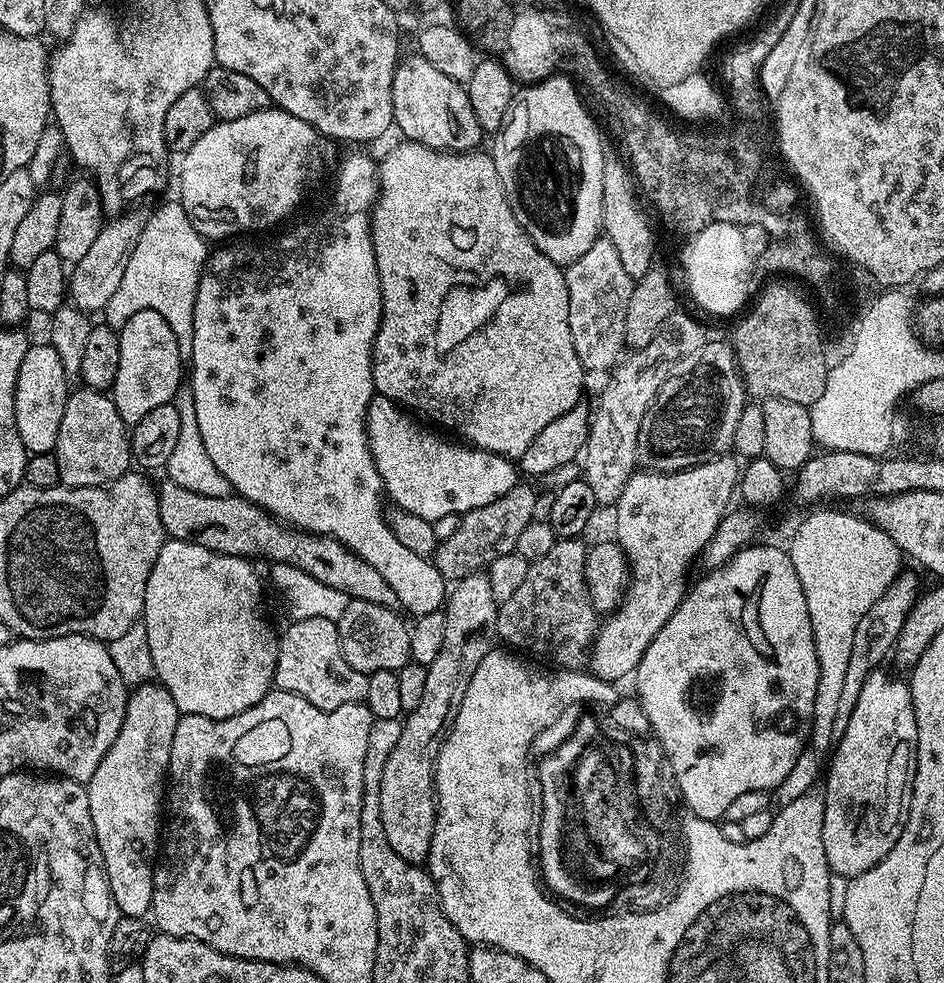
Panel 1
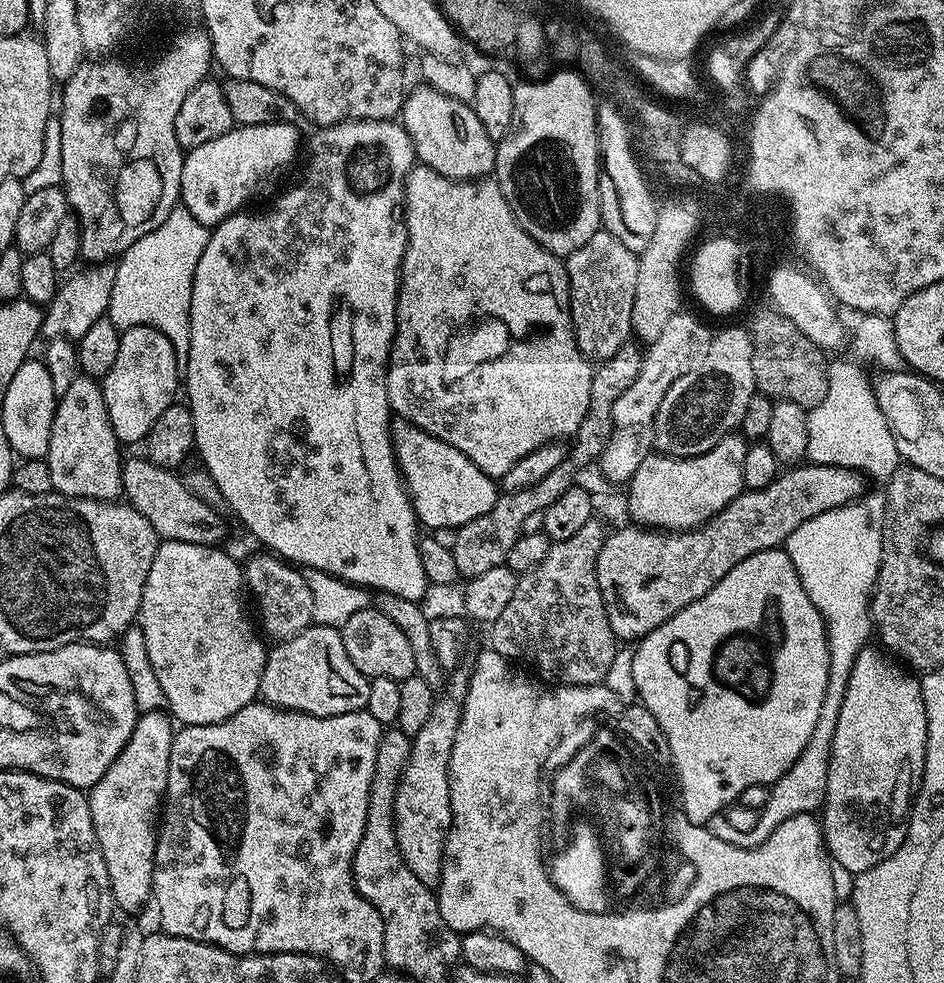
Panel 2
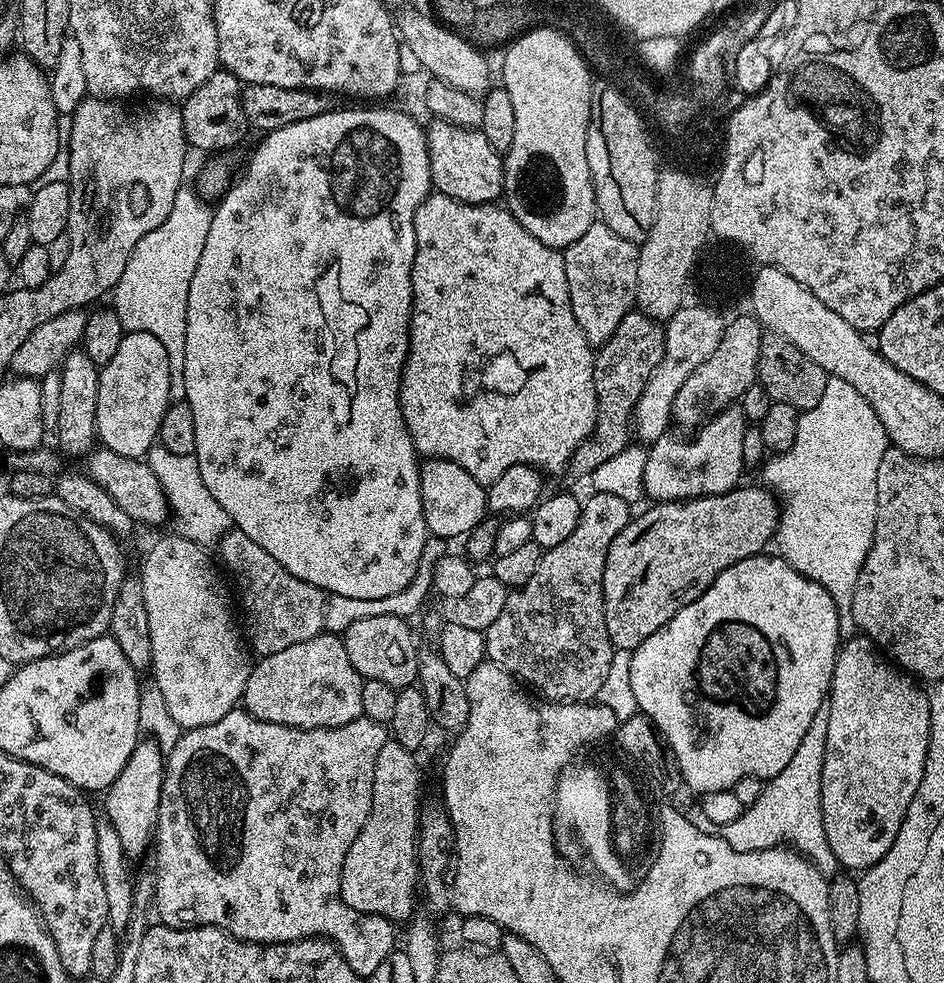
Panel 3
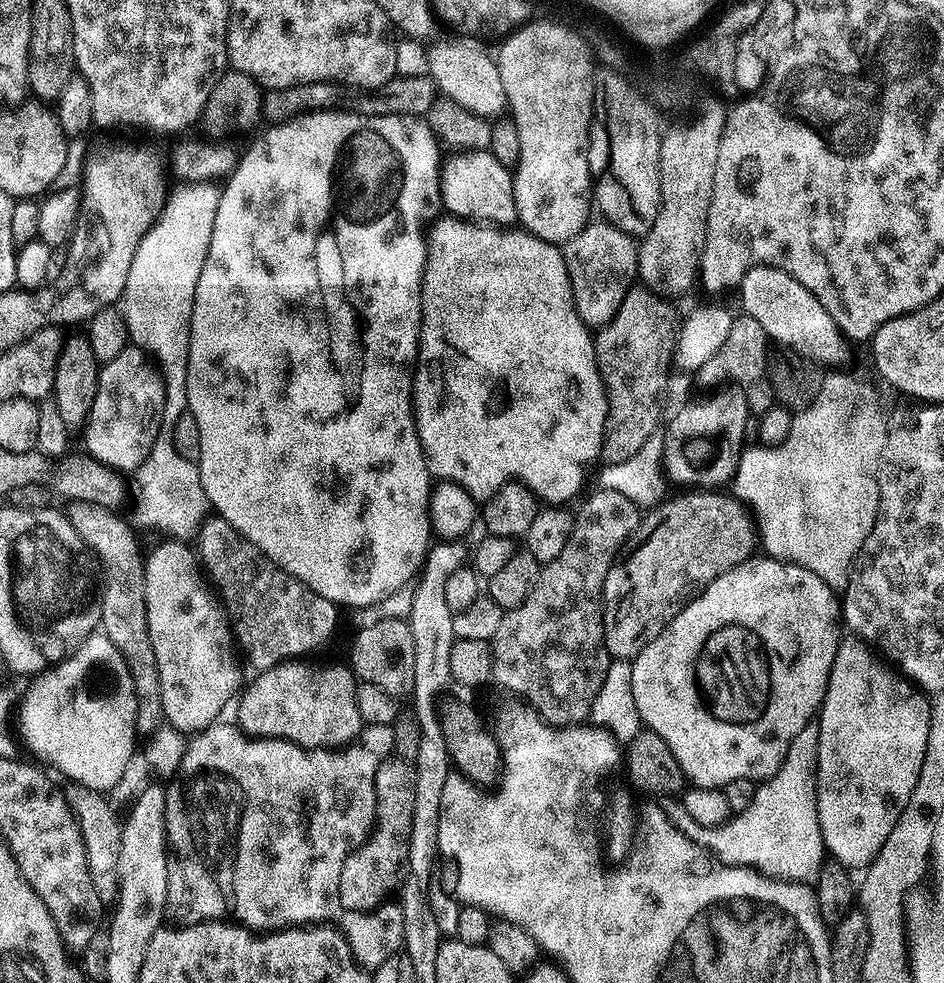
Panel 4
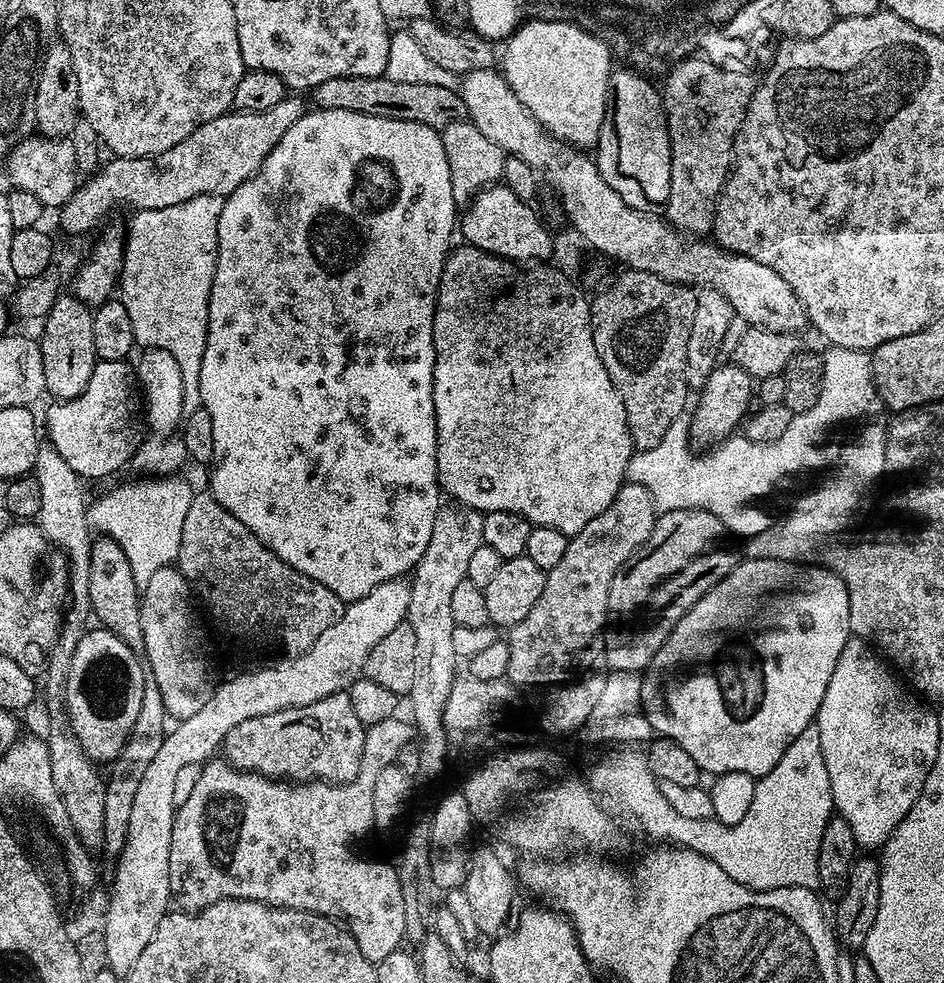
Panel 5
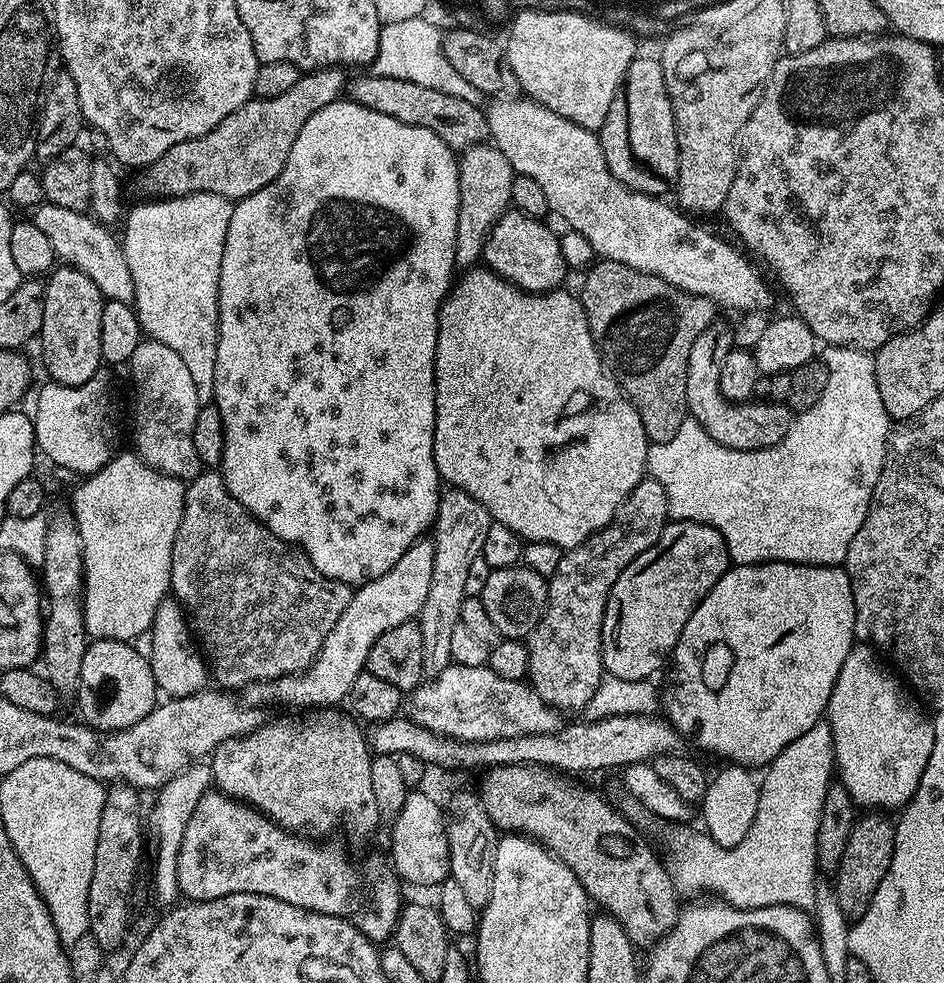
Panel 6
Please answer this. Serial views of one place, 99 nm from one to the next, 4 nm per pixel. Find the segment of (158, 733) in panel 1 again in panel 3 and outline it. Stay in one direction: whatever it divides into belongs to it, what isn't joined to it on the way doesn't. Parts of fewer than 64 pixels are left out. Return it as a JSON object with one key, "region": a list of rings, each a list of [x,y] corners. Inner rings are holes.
{"region":[[[151,738],[141,739],[134,746],[126,766],[122,766],[122,774],[114,778],[114,782],[106,789],[103,815],[114,826],[118,833],[118,842],[122,842],[122,850],[129,861],[149,851],[154,840],[156,815],[152,813],[152,792],[160,791],[160,775],[164,773],[166,754]]]}

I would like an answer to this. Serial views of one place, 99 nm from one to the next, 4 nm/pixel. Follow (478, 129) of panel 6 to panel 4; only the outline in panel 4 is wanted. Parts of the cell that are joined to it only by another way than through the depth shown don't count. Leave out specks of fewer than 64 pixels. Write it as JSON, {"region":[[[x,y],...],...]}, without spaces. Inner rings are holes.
{"region":[[[431,75],[402,76],[392,79],[377,88],[353,88],[347,84],[336,84],[332,80],[295,84],[289,88],[274,88],[263,93],[263,119],[269,125],[305,116],[307,112],[326,112],[343,106],[345,109],[360,112],[363,116],[415,116],[427,117],[438,99],[438,85]]]}

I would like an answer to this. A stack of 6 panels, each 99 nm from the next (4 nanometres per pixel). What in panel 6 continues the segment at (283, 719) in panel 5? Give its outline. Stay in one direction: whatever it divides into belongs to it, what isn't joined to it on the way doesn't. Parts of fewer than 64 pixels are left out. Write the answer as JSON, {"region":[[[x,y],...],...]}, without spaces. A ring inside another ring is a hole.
{"region":[[[340,724],[337,728],[271,728],[271,726],[265,726],[251,732],[249,736],[230,738],[212,751],[210,757],[212,783],[231,800],[235,800],[249,808],[255,808],[261,816],[267,816],[276,827],[284,829],[285,832],[299,834],[305,838],[320,838],[316,836],[328,836],[339,824],[344,824],[345,830],[350,835],[368,836],[382,823],[378,802],[374,802],[374,790],[370,787],[370,766],[372,765],[373,753],[368,747],[365,733],[363,731],[359,732],[355,728],[357,725],[352,724]]]}

